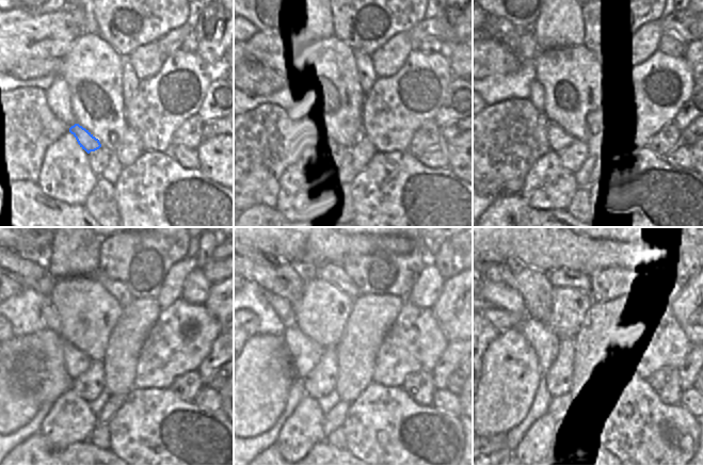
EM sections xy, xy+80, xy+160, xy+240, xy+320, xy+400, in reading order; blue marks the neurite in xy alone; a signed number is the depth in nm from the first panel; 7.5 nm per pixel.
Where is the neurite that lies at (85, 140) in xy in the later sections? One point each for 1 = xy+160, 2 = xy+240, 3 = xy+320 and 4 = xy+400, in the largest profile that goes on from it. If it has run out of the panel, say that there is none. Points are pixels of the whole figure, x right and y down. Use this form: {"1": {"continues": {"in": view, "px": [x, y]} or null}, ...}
{"1": {"continues": {"in": "xy+160", "px": [557, 139]}}, "2": {"continues": {"in": "xy+240", "px": [76, 362]}}, "3": {"continues": {"in": "xy+320", "px": [304, 353]}}, "4": {"continues": {"in": "xy+400", "px": [545, 343]}}}

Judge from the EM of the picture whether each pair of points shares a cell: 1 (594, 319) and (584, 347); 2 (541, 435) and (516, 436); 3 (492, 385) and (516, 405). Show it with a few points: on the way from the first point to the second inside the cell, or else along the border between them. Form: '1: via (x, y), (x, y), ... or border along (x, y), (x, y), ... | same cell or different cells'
1: via (594, 325), (594, 336), (590, 340) | same cell
2: border along (538, 417), (512, 453) | different cells
3: via (498, 387), (510, 399) | same cell

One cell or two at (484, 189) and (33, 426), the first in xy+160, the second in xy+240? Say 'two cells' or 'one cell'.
two cells

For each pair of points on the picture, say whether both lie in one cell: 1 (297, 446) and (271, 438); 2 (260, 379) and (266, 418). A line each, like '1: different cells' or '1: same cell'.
1: different cells
2: same cell

